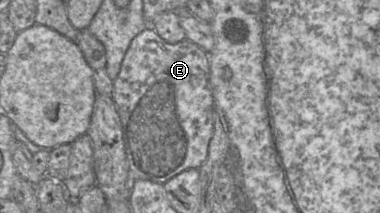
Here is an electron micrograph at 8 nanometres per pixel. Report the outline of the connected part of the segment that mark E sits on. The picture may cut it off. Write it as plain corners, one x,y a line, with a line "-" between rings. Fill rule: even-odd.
148,27
131,41
122,61
120,72
113,82
112,99
116,105
122,124
123,140
131,181
148,180
154,183
164,184
187,169
199,169
203,165
214,131
215,102
210,88
209,56
207,52
203,51
196,44
187,39
176,44
170,44
163,40
153,27

